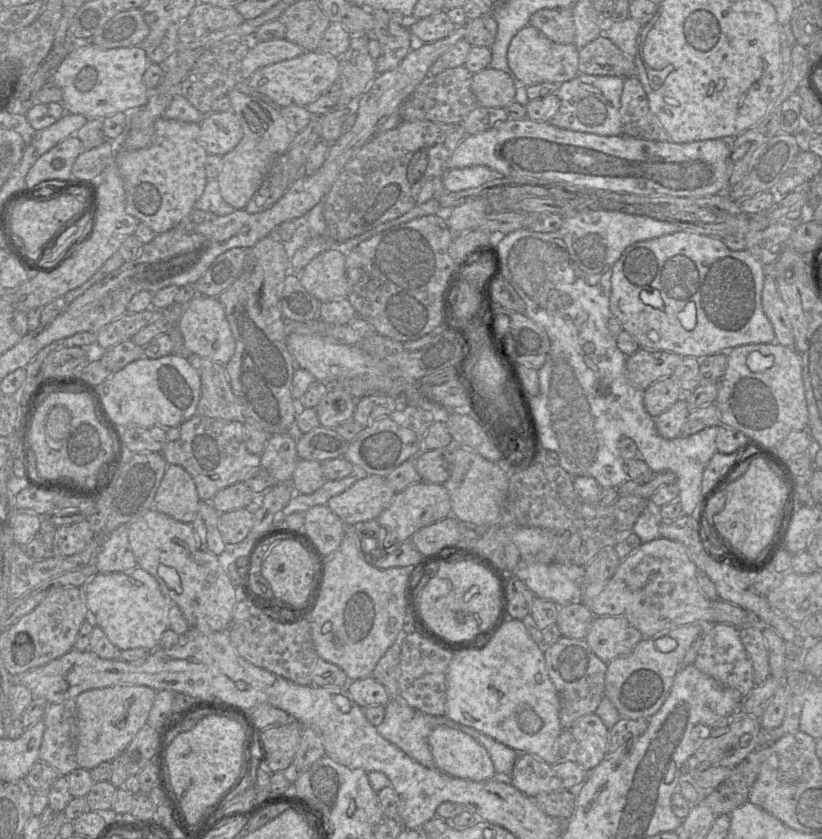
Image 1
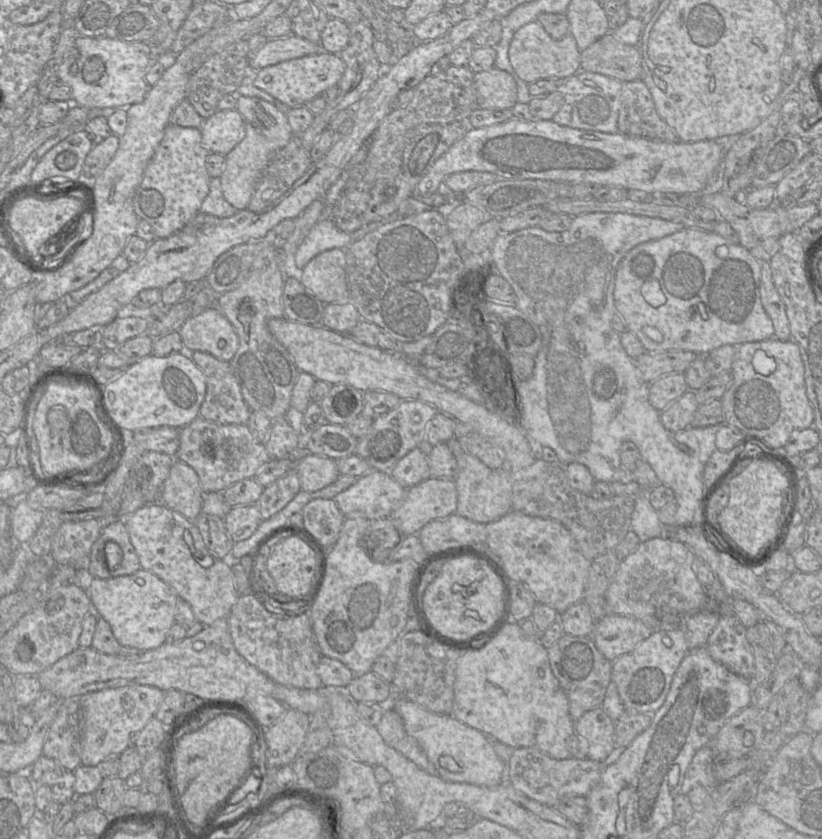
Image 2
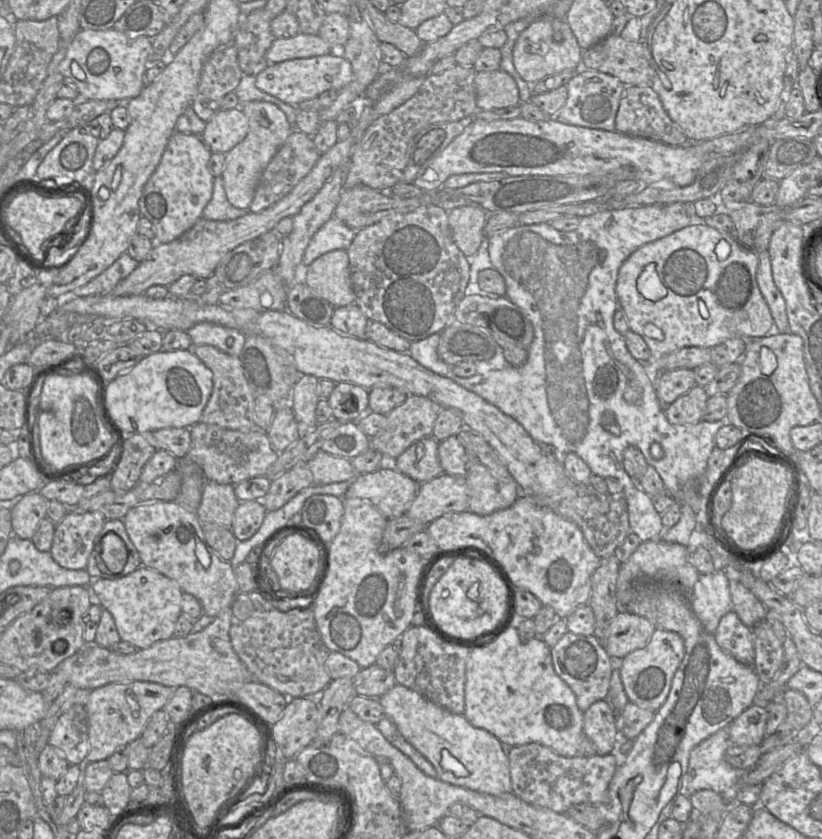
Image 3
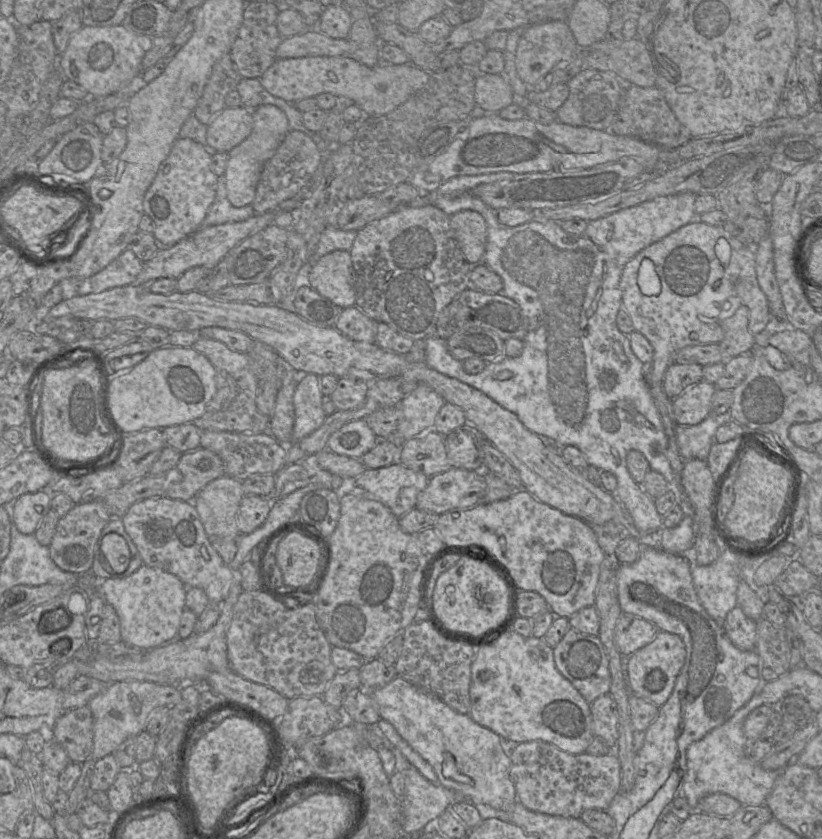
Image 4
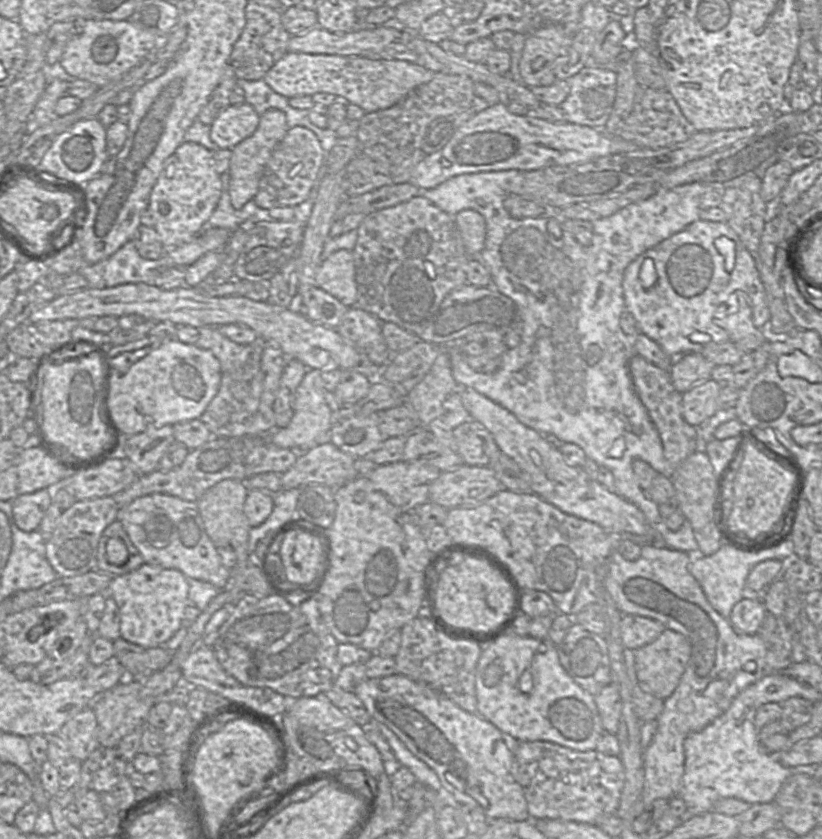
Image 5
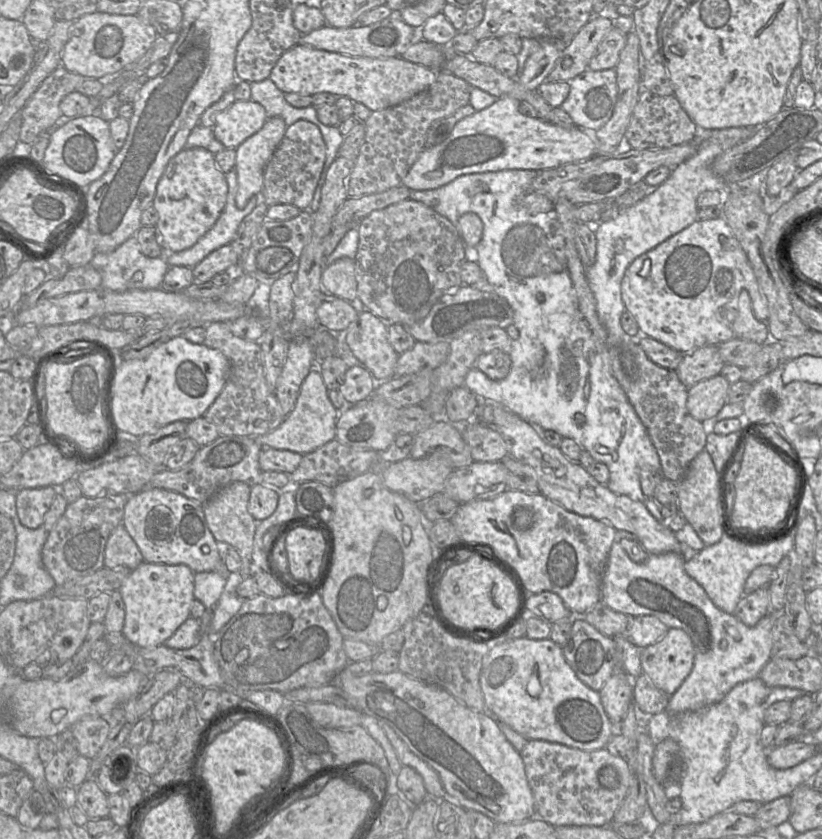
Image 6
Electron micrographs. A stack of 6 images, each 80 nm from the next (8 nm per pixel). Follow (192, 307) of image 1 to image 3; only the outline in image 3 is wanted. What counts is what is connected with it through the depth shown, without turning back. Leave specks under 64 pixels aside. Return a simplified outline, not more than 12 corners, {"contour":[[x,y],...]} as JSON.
{"contour":[[210,322],[187,333],[193,345],[211,345],[239,356],[246,338]]}

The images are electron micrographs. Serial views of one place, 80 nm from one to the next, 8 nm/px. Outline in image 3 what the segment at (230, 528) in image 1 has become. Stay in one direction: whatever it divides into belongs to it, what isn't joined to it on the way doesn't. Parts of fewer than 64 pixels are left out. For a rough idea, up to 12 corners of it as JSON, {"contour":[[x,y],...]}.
{"contour":[[261,500],[241,501],[231,530],[238,541],[251,538],[267,513]]}

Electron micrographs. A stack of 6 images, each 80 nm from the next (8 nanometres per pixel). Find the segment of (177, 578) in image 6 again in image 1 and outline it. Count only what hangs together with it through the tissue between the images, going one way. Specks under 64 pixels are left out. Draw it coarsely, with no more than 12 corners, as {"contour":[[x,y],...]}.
{"contour":[[140,567],[84,586],[121,651],[155,650],[174,603]]}

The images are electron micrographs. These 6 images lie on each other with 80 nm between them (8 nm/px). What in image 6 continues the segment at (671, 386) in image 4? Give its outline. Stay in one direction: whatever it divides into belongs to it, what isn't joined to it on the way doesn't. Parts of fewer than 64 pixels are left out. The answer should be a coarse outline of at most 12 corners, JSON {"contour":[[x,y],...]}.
{"contour":[[718,345],[683,353],[675,371],[690,388],[719,375],[724,365]]}

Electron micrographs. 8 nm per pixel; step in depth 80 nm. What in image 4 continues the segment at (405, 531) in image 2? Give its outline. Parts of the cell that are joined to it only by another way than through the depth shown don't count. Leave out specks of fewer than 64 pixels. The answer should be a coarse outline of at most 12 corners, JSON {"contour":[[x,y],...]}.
{"contour":[[484,471],[430,477],[415,507],[437,515],[483,501]]}

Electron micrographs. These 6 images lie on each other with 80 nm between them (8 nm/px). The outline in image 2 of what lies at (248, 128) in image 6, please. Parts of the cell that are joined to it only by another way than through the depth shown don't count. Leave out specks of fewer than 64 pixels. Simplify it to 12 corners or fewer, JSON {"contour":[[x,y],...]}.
{"contour":[[237,109],[216,111],[201,136],[210,153],[226,156],[246,136]]}

